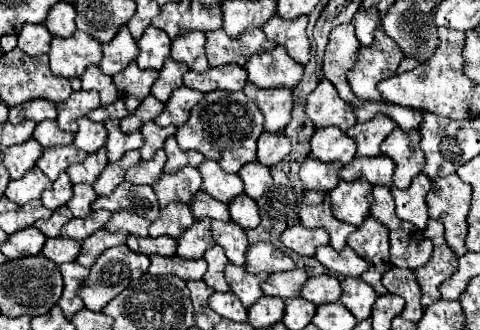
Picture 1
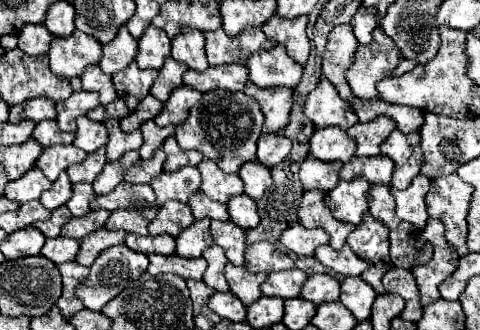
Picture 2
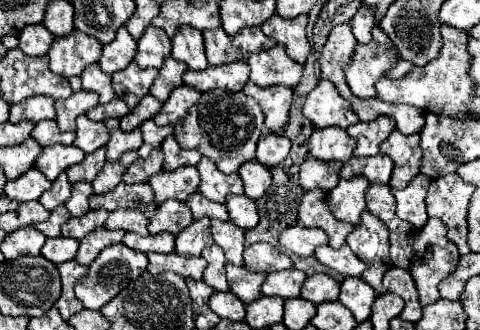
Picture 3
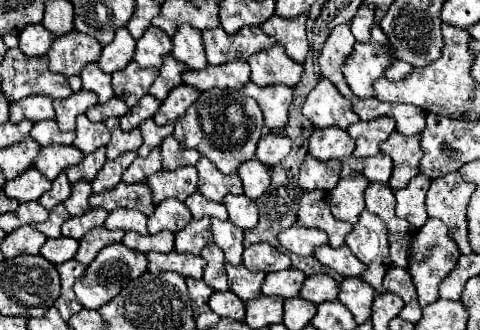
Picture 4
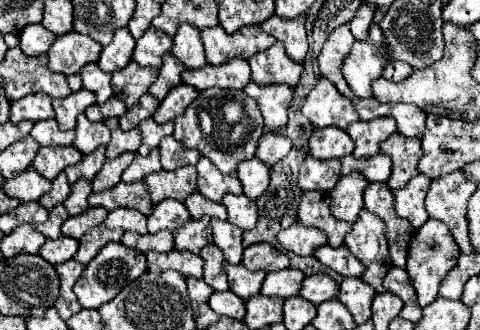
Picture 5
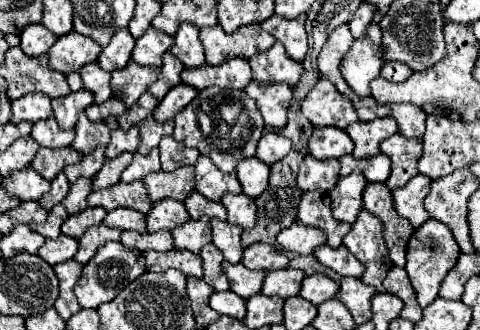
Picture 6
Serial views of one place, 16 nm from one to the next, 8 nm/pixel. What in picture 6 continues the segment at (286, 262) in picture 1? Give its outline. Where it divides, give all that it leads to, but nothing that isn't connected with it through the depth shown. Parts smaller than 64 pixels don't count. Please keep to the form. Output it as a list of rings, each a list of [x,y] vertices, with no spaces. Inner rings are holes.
[[[256,242],[256,244],[250,244],[248,248],[244,248],[242,262],[252,270],[266,270],[266,272],[280,270],[280,268],[288,266],[286,254],[266,242]]]

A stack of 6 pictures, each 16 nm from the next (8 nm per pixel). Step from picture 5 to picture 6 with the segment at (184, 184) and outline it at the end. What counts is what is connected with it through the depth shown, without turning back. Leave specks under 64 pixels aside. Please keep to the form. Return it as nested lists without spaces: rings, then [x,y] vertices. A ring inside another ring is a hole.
[[[184,166],[174,172],[152,172],[142,178],[142,184],[148,190],[148,196],[152,202],[164,200],[164,198],[174,198],[174,200],[184,200],[194,188],[194,166]]]

